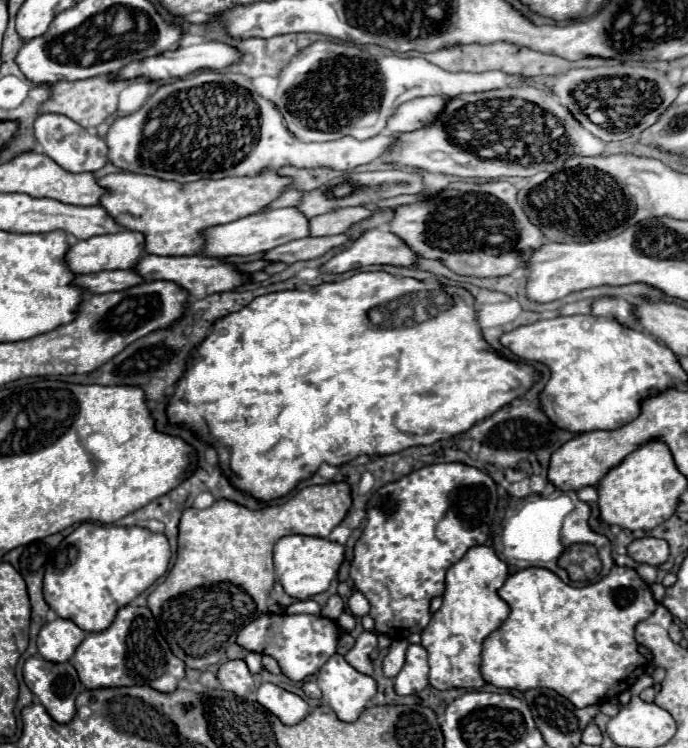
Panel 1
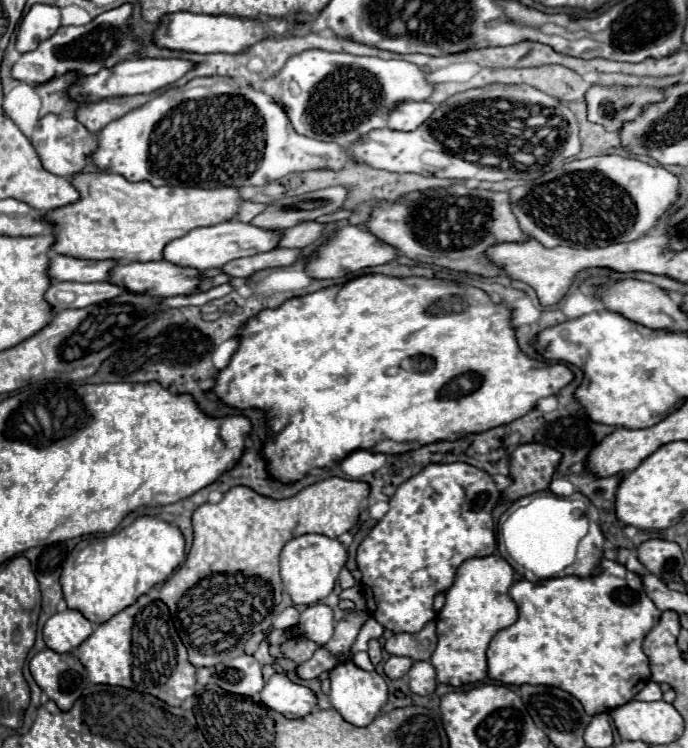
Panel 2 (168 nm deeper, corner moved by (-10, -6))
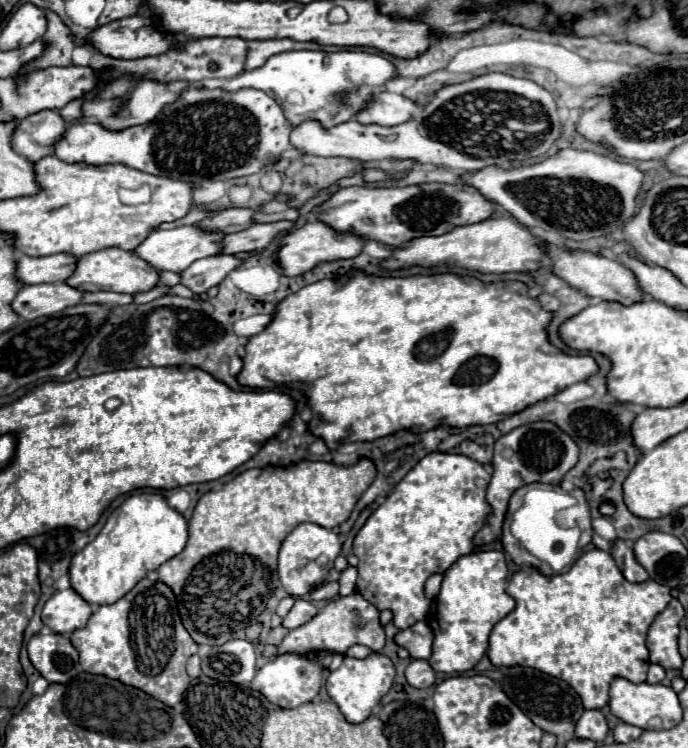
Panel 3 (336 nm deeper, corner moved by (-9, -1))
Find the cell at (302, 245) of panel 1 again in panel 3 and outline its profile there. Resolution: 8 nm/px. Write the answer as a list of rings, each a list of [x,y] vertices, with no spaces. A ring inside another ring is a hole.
[[[218,254],[210,258],[196,260],[182,272],[182,284],[188,286],[194,294],[208,292],[212,286],[218,286],[232,270],[236,270],[244,260],[232,254]]]

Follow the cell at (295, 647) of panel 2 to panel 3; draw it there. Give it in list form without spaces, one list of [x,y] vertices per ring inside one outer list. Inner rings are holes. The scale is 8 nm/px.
[[[352,594],[352,596],[340,596],[338,600],[328,602],[324,610],[320,610],[318,616],[314,616],[308,624],[290,630],[288,636],[282,640],[278,646],[278,654],[286,652],[298,652],[300,656],[308,654],[320,654],[320,652],[330,652],[330,654],[346,654],[350,646],[362,644],[368,646],[372,652],[380,652],[384,648],[386,636],[384,628],[378,622],[378,610],[362,596],[362,594]]]

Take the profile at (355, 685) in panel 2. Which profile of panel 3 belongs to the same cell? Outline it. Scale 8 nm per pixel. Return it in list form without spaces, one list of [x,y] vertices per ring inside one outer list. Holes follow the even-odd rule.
[[[372,654],[364,660],[344,656],[342,666],[338,670],[330,672],[330,676],[326,680],[326,690],[328,690],[328,696],[338,704],[340,712],[346,716],[348,722],[364,722],[372,714],[372,708],[390,690],[394,676],[396,676],[396,672],[394,672],[392,660],[382,654]]]

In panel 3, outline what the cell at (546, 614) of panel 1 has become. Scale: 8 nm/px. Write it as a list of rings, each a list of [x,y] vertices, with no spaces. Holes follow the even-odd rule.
[[[594,548],[594,550],[590,550],[590,552],[584,552],[578,560],[576,560],[576,564],[568,570],[568,572],[562,572],[562,574],[554,574],[554,576],[542,576],[538,570],[534,570],[534,568],[526,568],[526,570],[518,570],[514,576],[512,576],[512,580],[508,582],[508,588],[506,588],[506,592],[516,600],[516,608],[506,616],[506,618],[502,618],[496,626],[494,626],[494,630],[492,630],[492,634],[490,634],[490,646],[488,646],[488,658],[490,658],[490,662],[494,664],[494,666],[498,666],[498,668],[512,668],[512,666],[518,666],[518,664],[522,664],[522,666],[528,666],[528,668],[536,668],[536,670],[540,670],[540,672],[546,672],[546,674],[550,674],[550,676],[554,676],[554,678],[560,678],[560,680],[564,680],[564,682],[568,682],[576,692],[578,692],[578,696],[582,698],[582,704],[584,704],[584,708],[592,708],[592,710],[602,710],[606,704],[608,704],[608,688],[610,688],[610,682],[614,680],[614,678],[626,678],[626,680],[630,680],[630,682],[646,682],[646,674],[648,674],[648,668],[650,668],[650,662],[648,662],[648,650],[646,650],[646,632],[648,632],[648,626],[652,624],[652,620],[668,606],[668,602],[672,600],[672,596],[670,596],[670,588],[666,588],[664,584],[654,584],[654,580],[650,580],[650,582],[644,582],[644,584],[632,584],[632,582],[628,582],[624,576],[622,576],[622,570],[616,566],[616,562],[614,562],[614,556],[610,554],[610,552],[604,552],[604,550],[598,550],[598,548]]]

